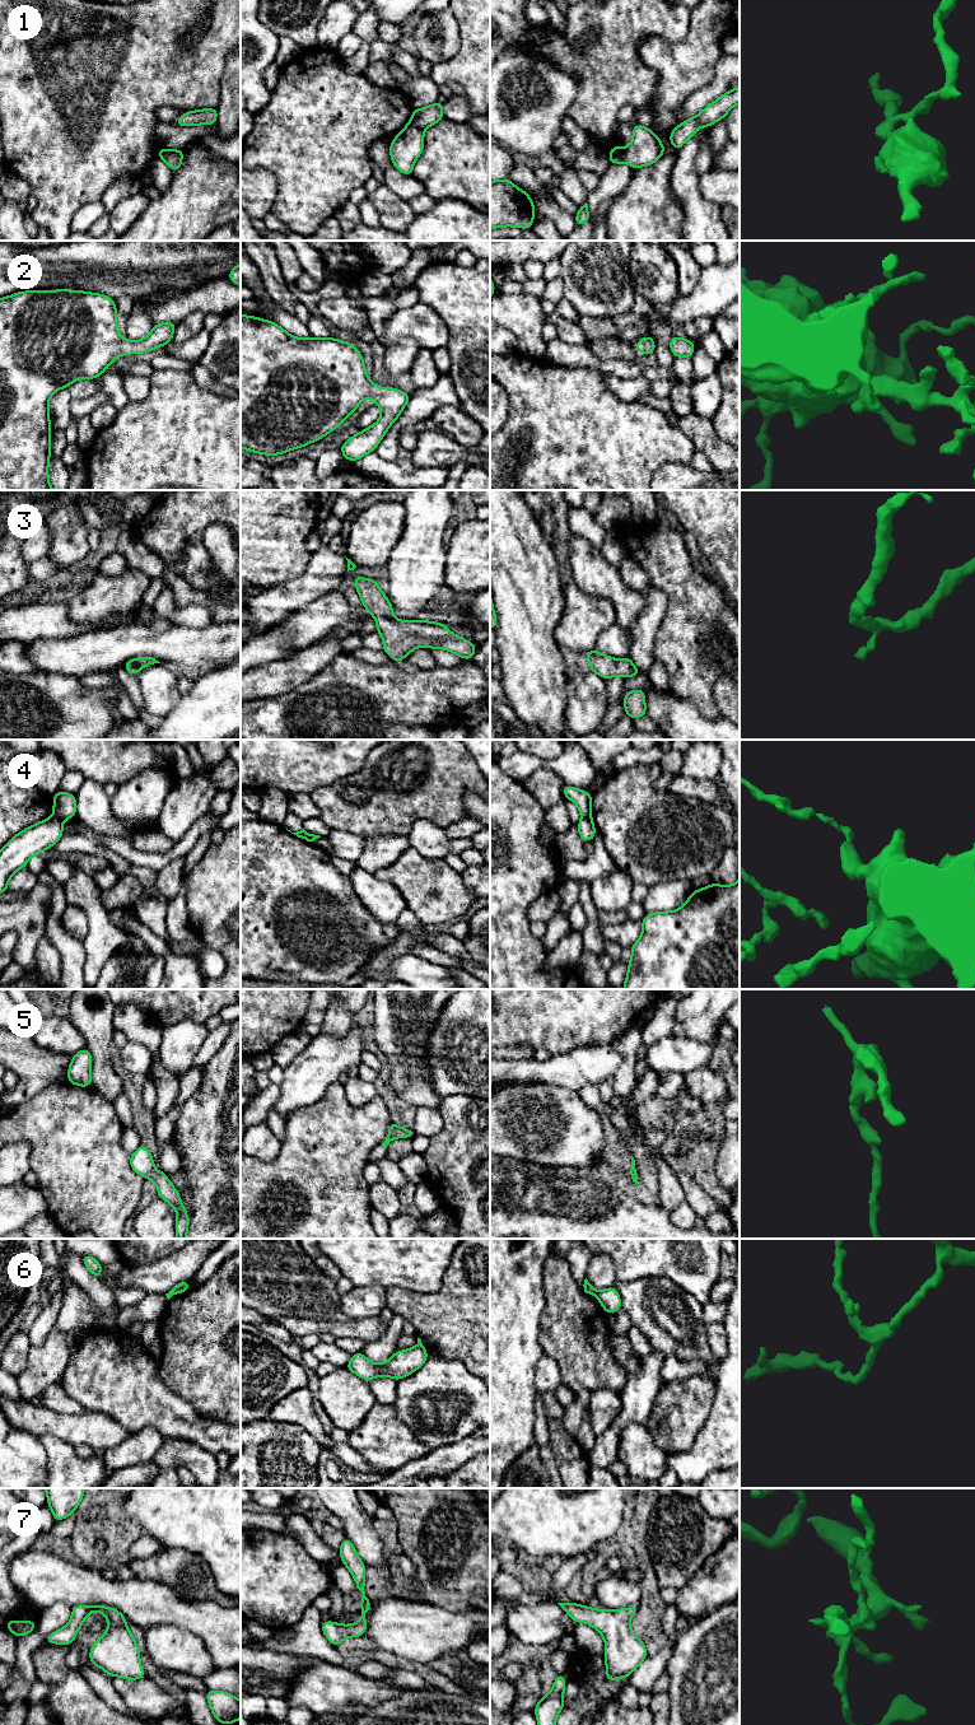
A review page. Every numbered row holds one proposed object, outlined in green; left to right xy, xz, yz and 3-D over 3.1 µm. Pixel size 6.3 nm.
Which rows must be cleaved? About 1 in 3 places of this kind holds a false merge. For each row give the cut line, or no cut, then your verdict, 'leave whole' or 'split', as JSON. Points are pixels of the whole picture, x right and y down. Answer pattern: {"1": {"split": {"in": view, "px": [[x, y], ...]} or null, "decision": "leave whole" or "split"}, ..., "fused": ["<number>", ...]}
{"1": {"split": {"in": "xz", "px": [[410, 122], [423, 130]]}, "decision": "split"}, "2": {"split": null, "decision": "leave whole"}, "3": {"split": null, "decision": "leave whole"}, "4": {"split": {"in": "xy", "px": [[54, 815], [61, 820]]}, "decision": "split"}, "5": {"split": null, "decision": "leave whole"}, "6": {"split": {"in": "yz", "px": [[598, 1292], [596, 1295]]}, "decision": "split"}, "7": {"split": null, "decision": "leave whole"}, "fused": ["1", "4", "6"]}

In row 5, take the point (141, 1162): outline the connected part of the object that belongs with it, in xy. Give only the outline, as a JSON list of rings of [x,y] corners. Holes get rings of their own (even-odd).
[[[140,1144],[139,1148],[130,1156],[131,1169],[145,1178],[151,1179],[158,1188],[158,1197],[173,1206],[177,1213],[176,1236],[177,1239],[187,1239],[190,1217],[182,1204],[178,1190],[171,1184],[164,1171],[154,1169],[154,1160],[146,1148]]]

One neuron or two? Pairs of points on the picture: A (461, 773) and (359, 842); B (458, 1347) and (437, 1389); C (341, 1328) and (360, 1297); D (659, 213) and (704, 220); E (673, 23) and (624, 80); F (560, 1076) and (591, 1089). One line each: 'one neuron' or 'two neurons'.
A: two neurons
B: two neurons
C: two neurons
D: two neurons
E: one neuron
F: two neurons

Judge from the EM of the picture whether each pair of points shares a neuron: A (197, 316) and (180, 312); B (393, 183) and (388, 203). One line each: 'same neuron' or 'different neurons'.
A: different neurons
B: different neurons

